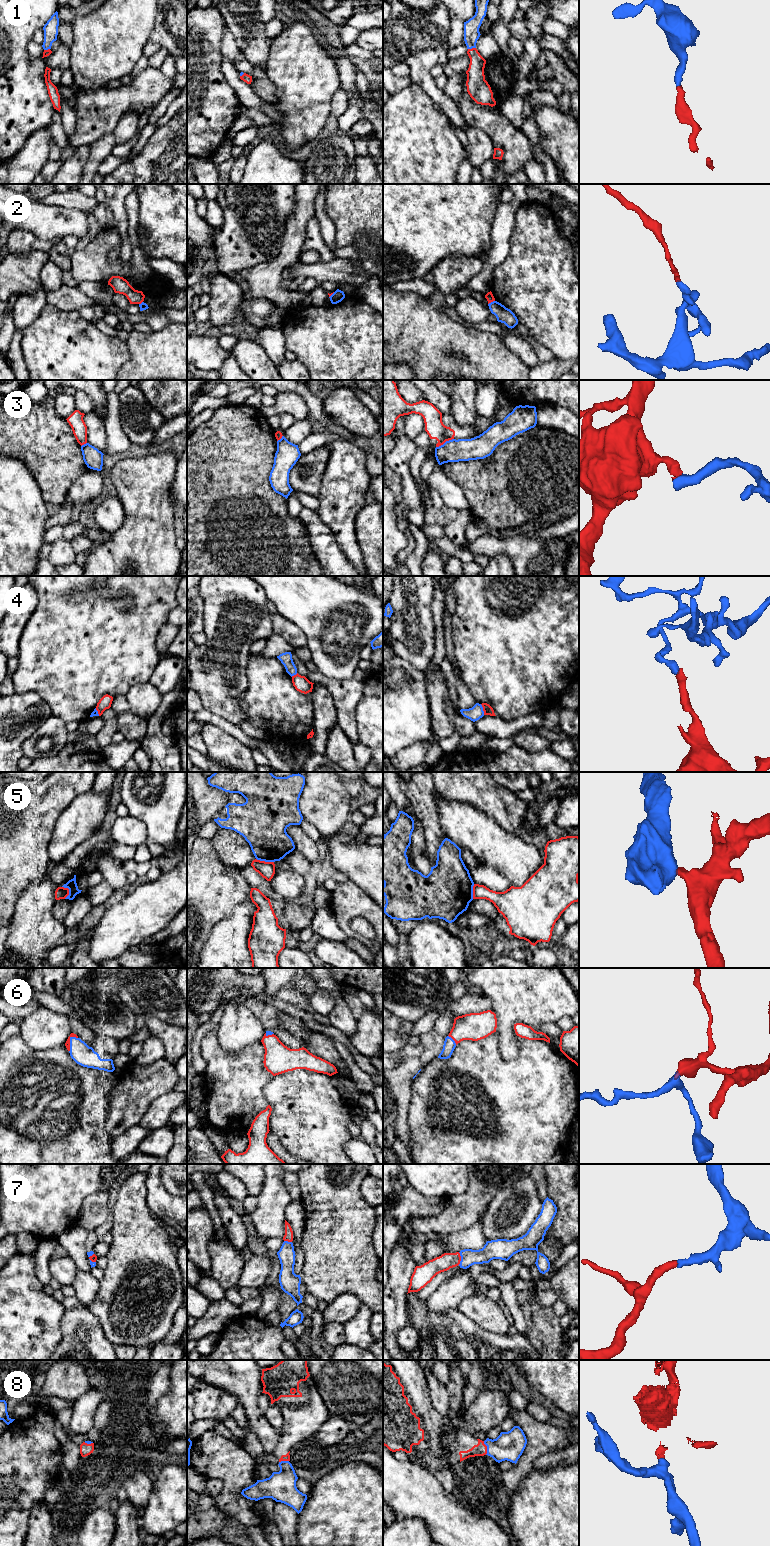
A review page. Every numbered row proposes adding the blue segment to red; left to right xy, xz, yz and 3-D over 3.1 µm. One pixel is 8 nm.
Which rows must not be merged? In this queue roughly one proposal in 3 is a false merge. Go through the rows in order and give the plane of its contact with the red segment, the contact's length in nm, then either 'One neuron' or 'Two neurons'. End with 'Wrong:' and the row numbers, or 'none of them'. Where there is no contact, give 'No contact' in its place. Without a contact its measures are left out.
1: Touches red in yz. Shared border 70 nm. One neuron
2: Touches red in yz. Shared border 70 nm. Two neurons
3: Touches red in yz. Shared border 160 nm. One neuron
4: Touches red in yz. Shared border 90 nm. Two neurons
5: Touches red in xz. Shared border 150 nm. Two neurons
6: Touches red in xy. Shared border 140 nm. One neuron
7: Touches red in yz. Shared border 100 nm. One neuron
8: Touches red in yz. Shared border 110 nm. One neuron
Wrong: 2, 4, 5

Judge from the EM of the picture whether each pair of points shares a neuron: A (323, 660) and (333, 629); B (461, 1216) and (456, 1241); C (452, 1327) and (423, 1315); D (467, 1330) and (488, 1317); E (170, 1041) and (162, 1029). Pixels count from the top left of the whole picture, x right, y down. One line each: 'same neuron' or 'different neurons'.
A: same neuron
B: different neurons
C: same neuron
D: different neurons
E: same neuron

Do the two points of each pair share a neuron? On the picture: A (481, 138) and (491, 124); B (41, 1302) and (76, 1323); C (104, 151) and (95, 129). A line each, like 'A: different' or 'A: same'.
A: different
B: different
C: different

